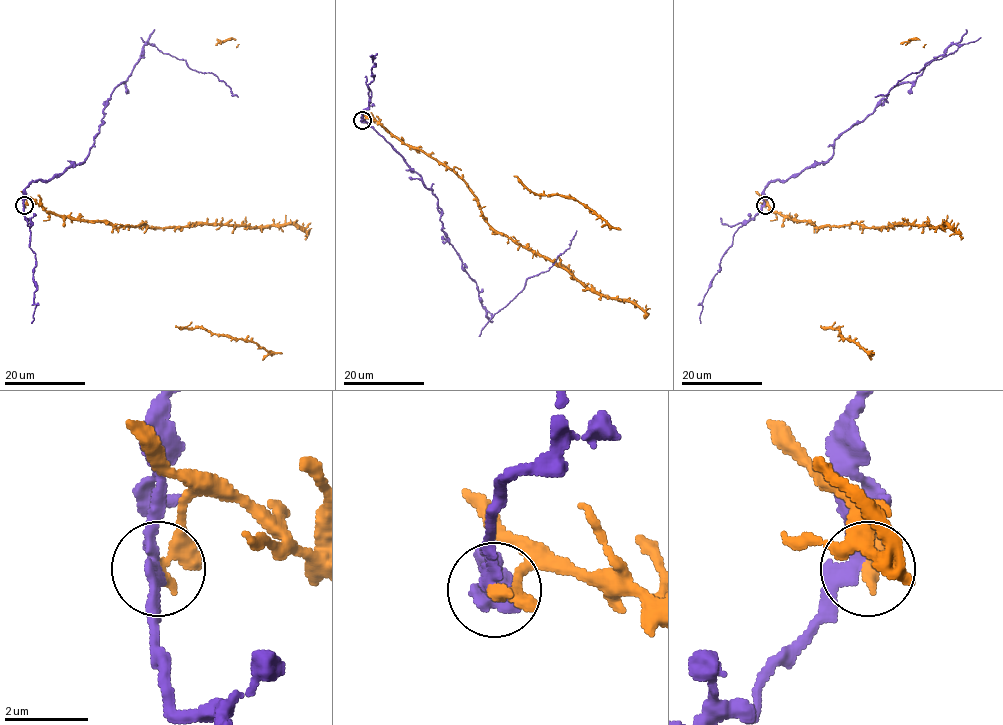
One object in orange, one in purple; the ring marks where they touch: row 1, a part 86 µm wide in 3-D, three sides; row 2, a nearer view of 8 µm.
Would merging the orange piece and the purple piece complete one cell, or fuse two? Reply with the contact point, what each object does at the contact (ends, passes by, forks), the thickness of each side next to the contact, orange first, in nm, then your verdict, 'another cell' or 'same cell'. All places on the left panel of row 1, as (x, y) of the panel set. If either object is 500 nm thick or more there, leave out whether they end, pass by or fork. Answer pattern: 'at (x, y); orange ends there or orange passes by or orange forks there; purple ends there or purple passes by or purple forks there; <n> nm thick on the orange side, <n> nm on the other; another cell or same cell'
at (24, 205); orange ends there; purple passes by; 400 nm thick on the orange side, 280 nm on the other; another cell

